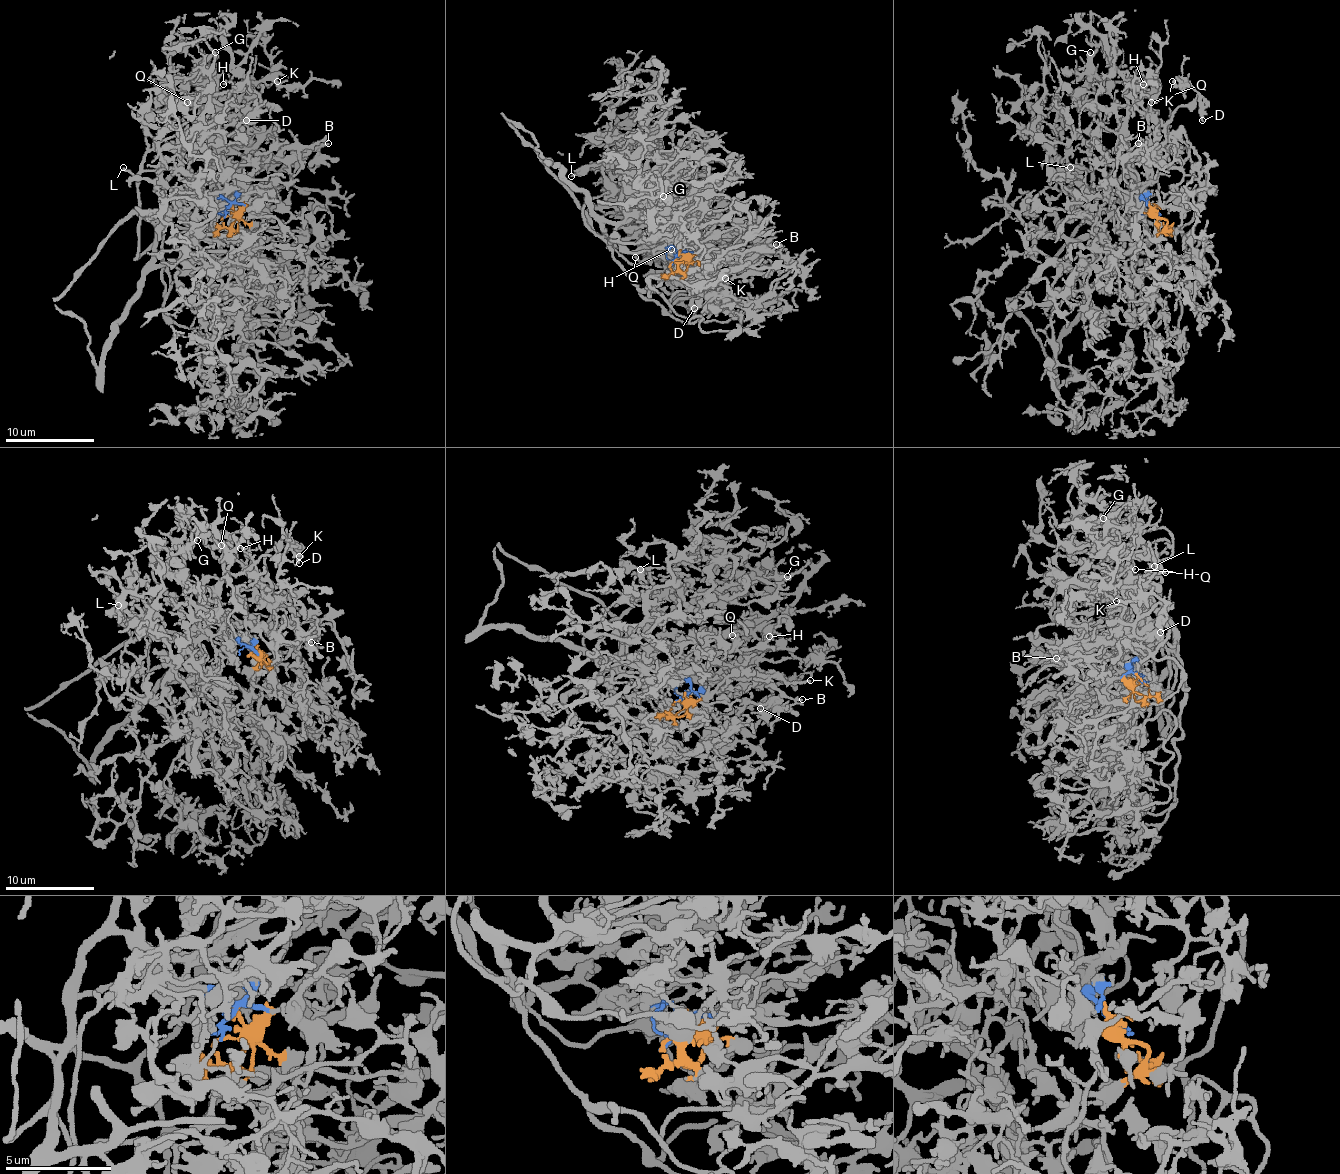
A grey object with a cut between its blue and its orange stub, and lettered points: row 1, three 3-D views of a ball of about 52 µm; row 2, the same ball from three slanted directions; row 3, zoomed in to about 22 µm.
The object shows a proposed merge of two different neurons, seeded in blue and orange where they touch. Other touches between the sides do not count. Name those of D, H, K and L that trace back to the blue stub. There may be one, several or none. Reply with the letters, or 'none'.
H

